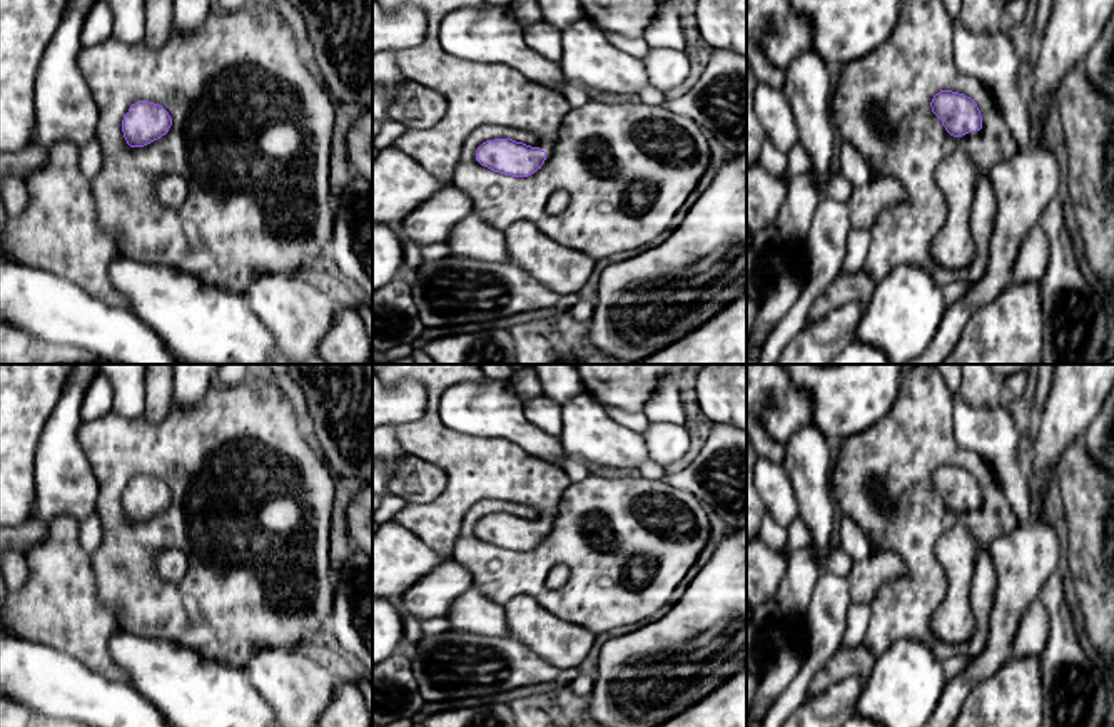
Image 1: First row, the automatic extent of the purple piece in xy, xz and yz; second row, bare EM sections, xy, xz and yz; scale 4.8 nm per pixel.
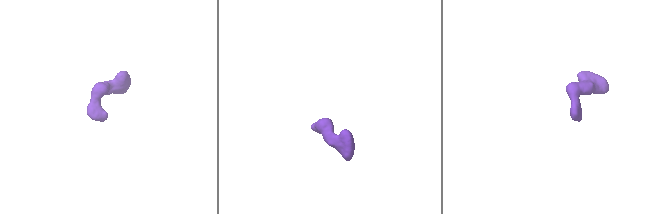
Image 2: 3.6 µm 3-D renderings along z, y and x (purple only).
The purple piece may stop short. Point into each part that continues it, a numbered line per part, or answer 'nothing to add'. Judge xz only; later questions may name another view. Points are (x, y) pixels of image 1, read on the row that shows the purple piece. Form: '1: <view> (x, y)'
1: xz (478, 94)

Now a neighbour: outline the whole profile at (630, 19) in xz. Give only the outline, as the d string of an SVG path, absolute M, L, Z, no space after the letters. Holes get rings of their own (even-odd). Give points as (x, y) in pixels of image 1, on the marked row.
M580 0L588 20L603 32L615 32L628 38L643 38L655 18L658 7L665 2L681 3L683 0Z

